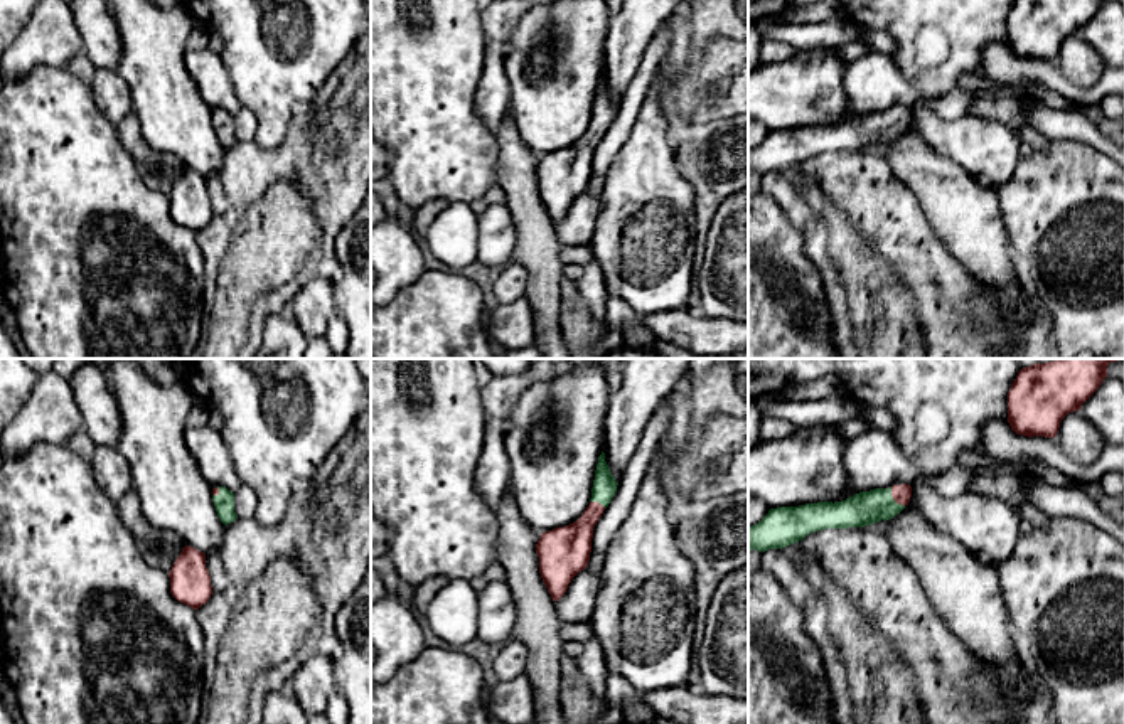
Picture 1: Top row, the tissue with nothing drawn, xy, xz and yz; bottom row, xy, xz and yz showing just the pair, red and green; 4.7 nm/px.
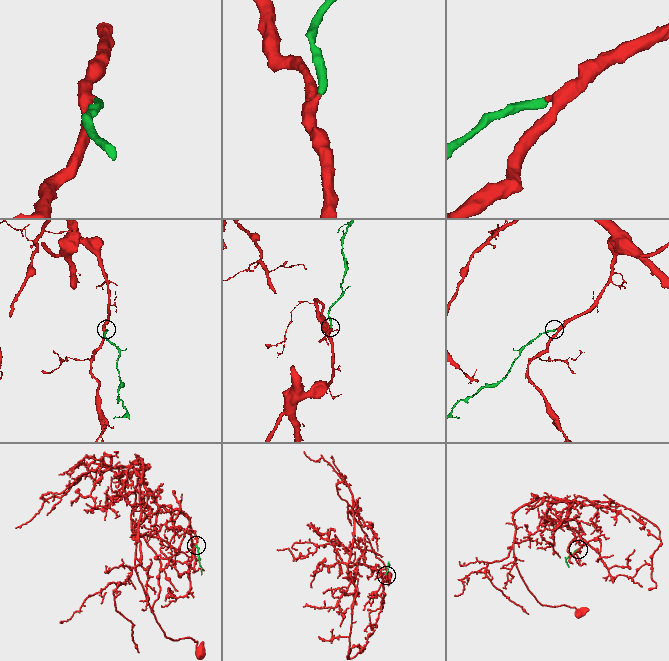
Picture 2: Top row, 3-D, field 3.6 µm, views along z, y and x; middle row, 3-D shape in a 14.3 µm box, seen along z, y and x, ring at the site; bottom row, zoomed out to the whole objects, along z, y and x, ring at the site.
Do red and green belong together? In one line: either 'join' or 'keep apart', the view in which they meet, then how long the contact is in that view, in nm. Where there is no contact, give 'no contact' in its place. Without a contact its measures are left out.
join | yz | 120 nm

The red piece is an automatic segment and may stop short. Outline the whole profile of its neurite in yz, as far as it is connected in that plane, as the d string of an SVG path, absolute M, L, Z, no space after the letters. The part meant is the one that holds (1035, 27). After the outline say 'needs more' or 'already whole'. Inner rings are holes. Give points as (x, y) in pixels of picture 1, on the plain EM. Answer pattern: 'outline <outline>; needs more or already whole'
outline M1016 0L1008 15L1008 45L1016 57L1055 61L1062 42L1105 0Z; already whole

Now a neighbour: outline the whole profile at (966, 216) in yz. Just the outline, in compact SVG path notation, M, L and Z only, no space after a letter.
M910 128L890 143L864 150L876 150L888 160L893 175L917 195L939 239L991 291L988 298L1001 315L1025 318L1028 305L1009 256L999 192L981 185Z

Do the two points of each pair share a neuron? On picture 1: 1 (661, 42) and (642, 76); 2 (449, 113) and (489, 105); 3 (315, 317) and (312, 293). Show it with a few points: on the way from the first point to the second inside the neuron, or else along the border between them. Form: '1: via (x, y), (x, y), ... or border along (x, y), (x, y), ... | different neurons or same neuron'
1: via (654, 51), (647, 68) | same neuron
2: border along (481, 69), (474, 111), (494, 135) | different neurons
3: via (314, 312), (314, 298) | same neuron

